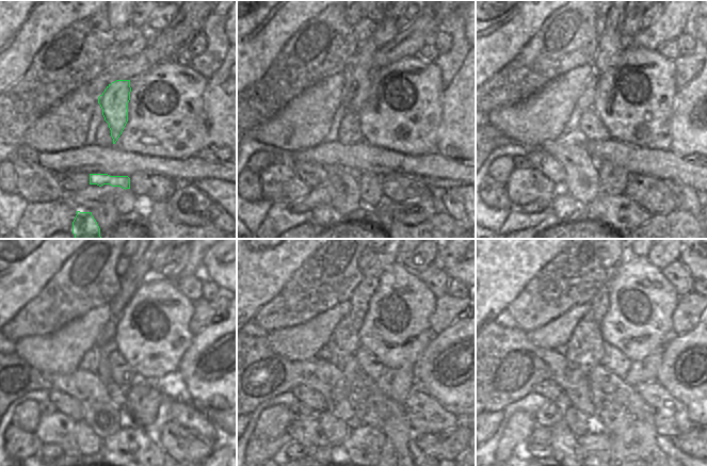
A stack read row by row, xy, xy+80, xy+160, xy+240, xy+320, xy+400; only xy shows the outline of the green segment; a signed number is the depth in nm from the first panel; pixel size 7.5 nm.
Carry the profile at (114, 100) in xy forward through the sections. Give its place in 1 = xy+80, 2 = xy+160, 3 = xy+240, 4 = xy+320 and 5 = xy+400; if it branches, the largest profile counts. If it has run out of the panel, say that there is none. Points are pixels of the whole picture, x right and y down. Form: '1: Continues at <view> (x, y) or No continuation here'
1: Continues at xy+80 (360, 70)
2: Continues at xy+160 (611, 43)
3: Continues at xy+240 (132, 260)
4: No continuation here
5: No continuation here

